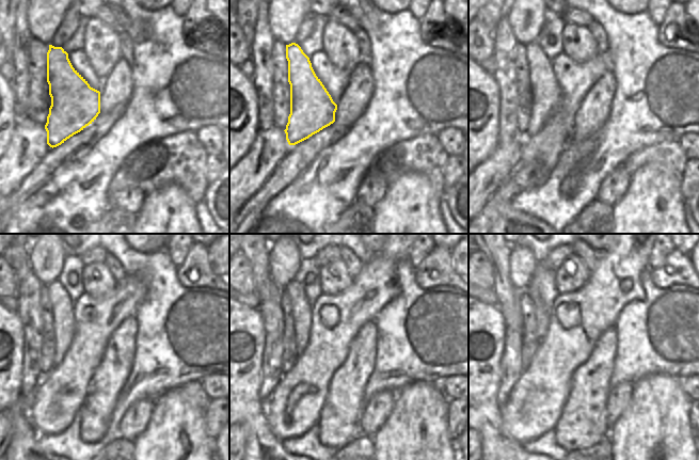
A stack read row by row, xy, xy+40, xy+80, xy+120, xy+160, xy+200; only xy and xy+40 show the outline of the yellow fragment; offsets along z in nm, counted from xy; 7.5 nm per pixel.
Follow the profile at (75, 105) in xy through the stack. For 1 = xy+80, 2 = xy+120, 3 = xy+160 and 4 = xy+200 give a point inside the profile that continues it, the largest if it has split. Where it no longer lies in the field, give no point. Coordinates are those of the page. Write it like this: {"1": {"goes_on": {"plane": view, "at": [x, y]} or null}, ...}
{"1": {"goes_on": {"plane": "xy+80", "at": [545, 92]}}, "2": {"goes_on": {"plane": "xy+120", "at": [61, 304]}}, "3": {"goes_on": {"plane": "xy+160", "at": [301, 311]}}, "4": {"goes_on": {"plane": "xy+200", "at": [542, 314]}}}

